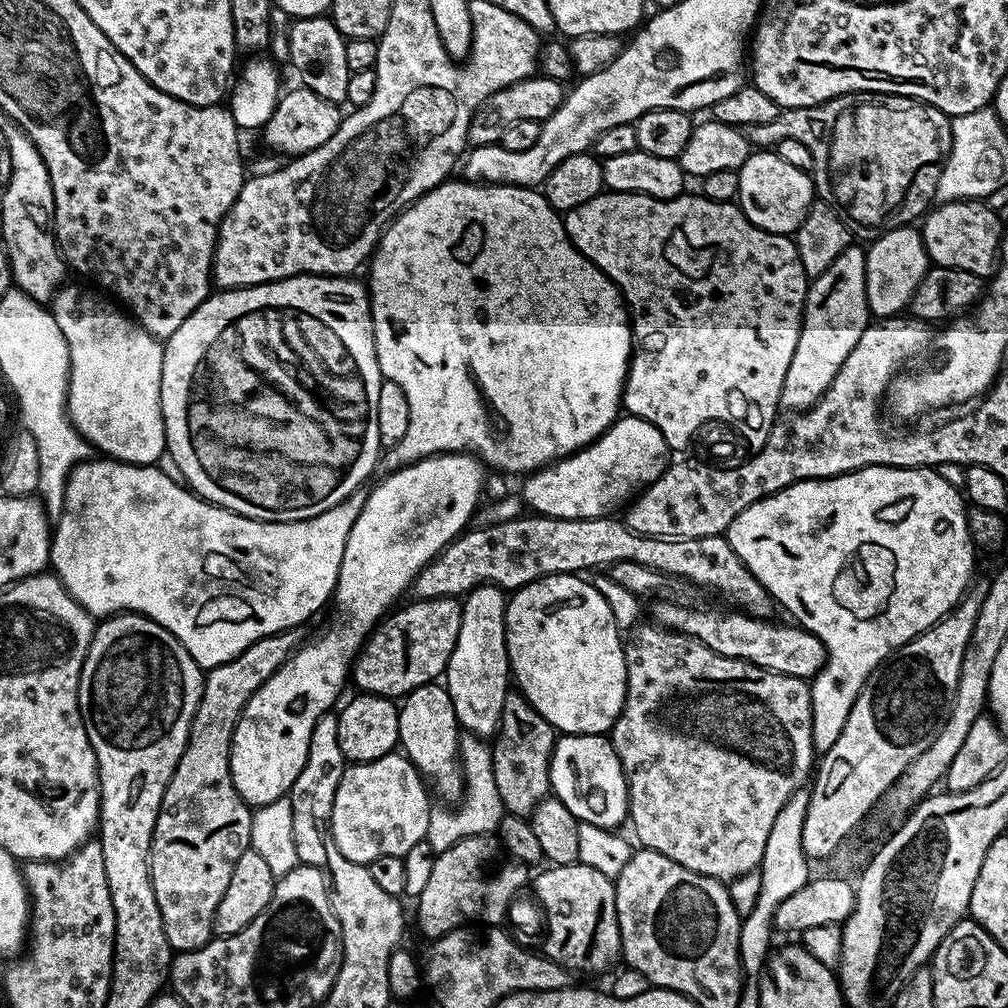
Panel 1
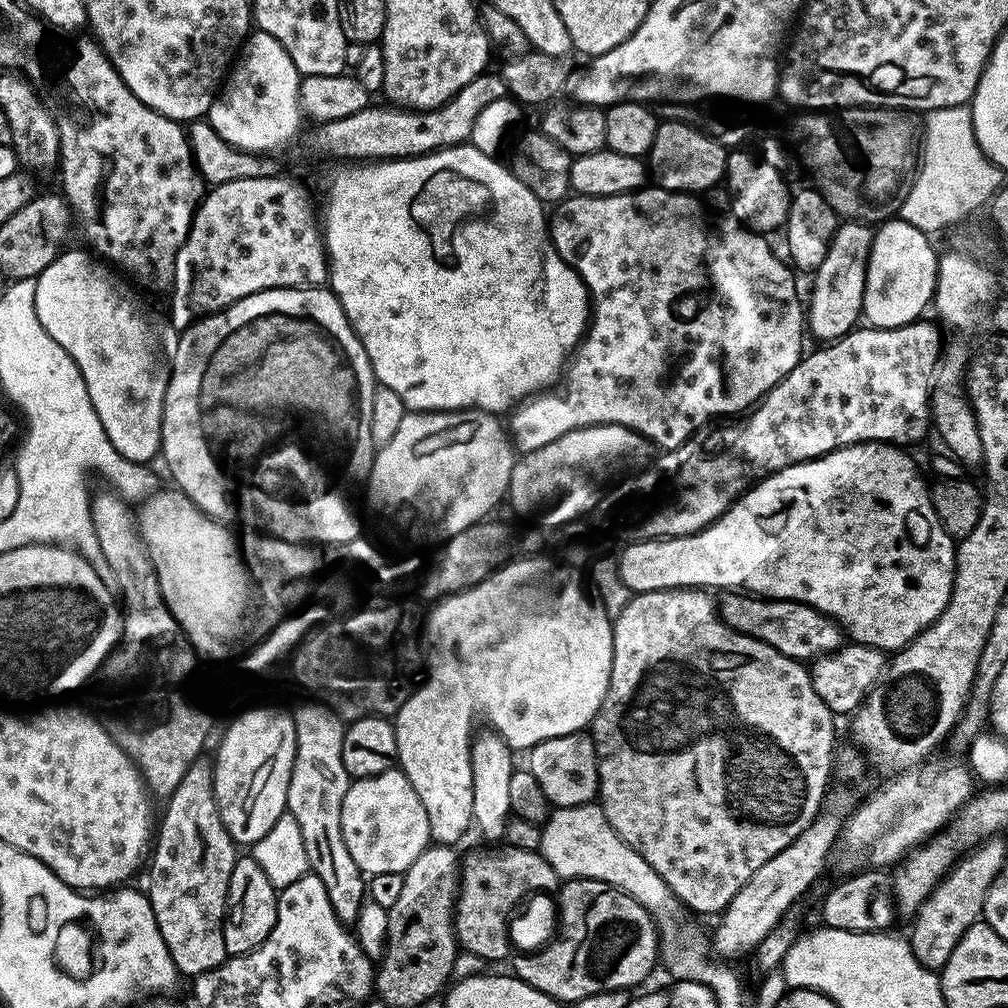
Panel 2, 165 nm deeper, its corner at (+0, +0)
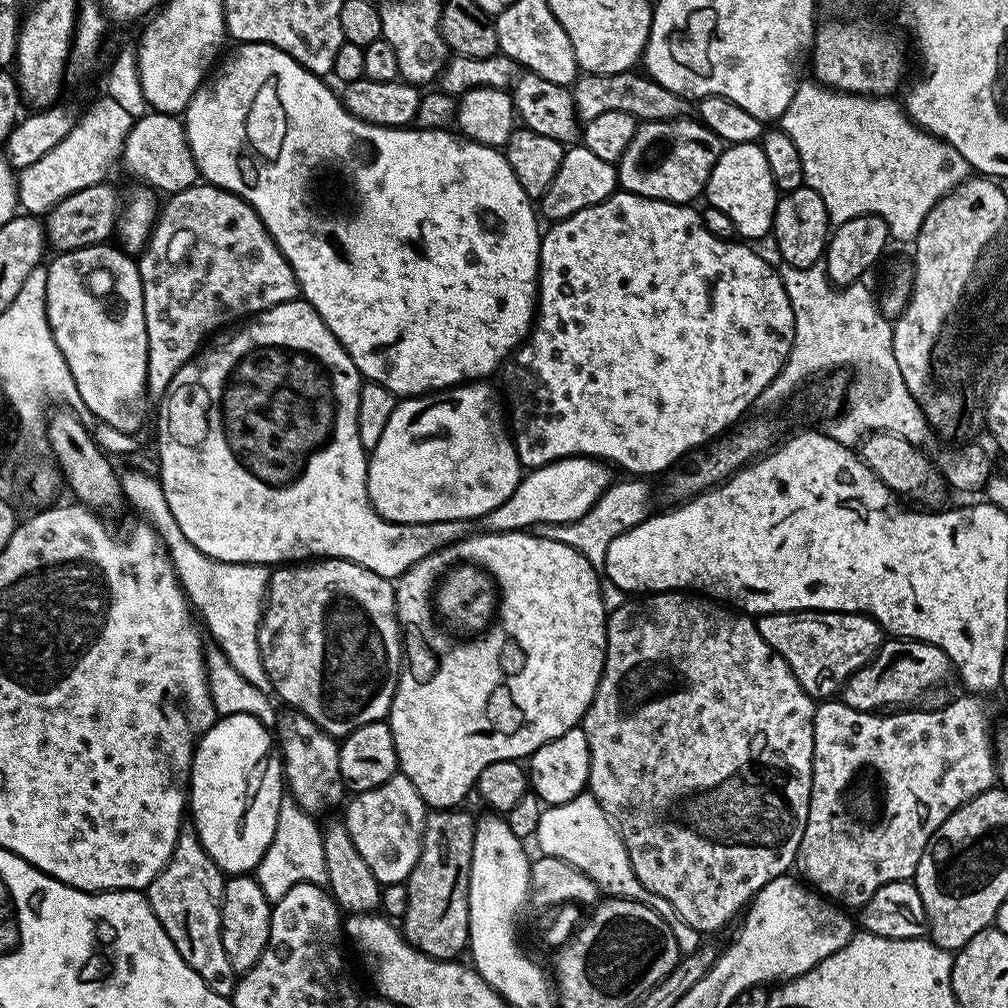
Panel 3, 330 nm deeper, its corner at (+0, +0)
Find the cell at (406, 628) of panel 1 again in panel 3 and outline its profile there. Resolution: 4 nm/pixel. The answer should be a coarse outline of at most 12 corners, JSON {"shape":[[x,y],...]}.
{"shape":[[271,573],[271,691],[326,734],[379,724],[402,667],[393,581]]}

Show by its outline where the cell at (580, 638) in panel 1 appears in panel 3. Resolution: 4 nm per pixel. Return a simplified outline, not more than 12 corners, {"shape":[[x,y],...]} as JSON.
{"shape":[[531,531],[395,581],[399,771],[452,810],[583,721],[601,577]]}

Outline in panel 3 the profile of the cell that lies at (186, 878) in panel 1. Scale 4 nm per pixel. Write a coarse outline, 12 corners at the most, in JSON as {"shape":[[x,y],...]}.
{"shape":[[195,831],[146,889],[186,966],[231,997],[226,876]]}

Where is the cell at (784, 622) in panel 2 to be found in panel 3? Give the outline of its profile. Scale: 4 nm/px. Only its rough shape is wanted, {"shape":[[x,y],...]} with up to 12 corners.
{"shape":[[771,612],[755,621],[817,702],[882,643],[859,612]]}

